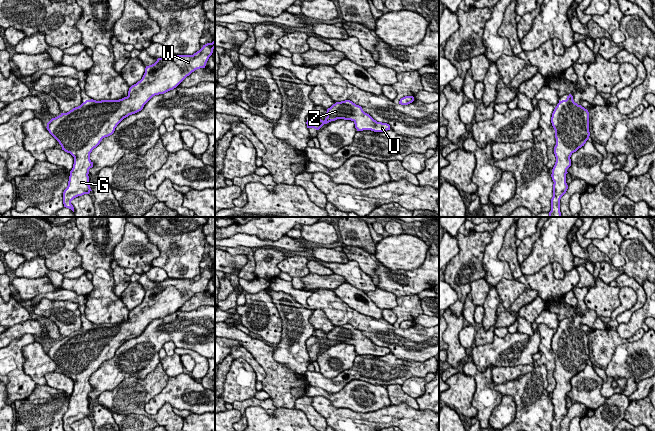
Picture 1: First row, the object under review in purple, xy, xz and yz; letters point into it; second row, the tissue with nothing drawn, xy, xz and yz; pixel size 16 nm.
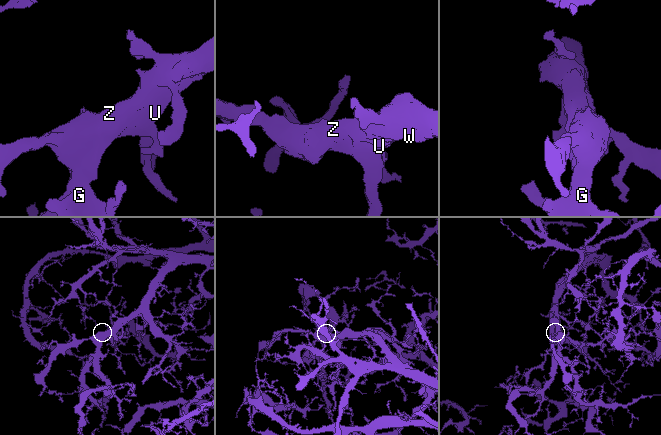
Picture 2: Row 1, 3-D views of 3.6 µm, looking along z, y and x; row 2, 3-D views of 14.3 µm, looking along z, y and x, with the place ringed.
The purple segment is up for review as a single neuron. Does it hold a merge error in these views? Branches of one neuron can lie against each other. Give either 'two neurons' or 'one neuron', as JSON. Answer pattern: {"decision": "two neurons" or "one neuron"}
{"decision": "one neuron"}

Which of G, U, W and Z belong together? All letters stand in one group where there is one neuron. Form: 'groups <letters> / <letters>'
groups G U W Z

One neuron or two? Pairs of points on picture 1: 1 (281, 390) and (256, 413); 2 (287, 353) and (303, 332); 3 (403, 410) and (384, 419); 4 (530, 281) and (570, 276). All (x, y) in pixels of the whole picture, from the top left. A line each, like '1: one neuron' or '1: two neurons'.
1: two neurons
2: one neuron
3: one neuron
4: one neuron

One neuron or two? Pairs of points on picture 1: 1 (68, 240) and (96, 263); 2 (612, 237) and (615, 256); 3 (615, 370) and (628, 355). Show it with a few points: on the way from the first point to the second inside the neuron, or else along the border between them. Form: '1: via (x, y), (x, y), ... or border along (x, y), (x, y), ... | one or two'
1: border along (76, 227), (81, 232), (75, 248), (81, 266) | two
2: via (612, 242), (613, 251) | one
3: via (619, 366), (626, 359) | one

